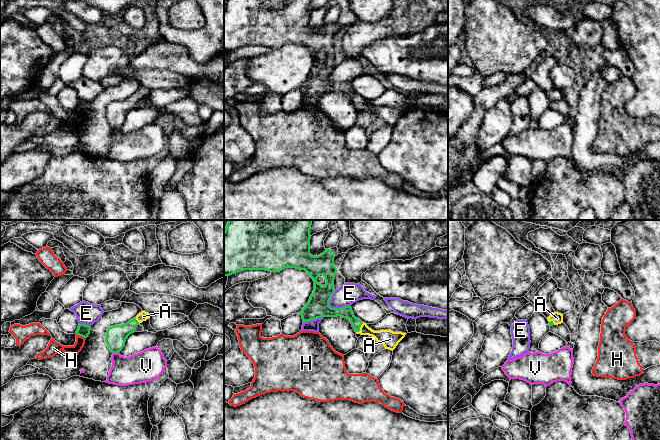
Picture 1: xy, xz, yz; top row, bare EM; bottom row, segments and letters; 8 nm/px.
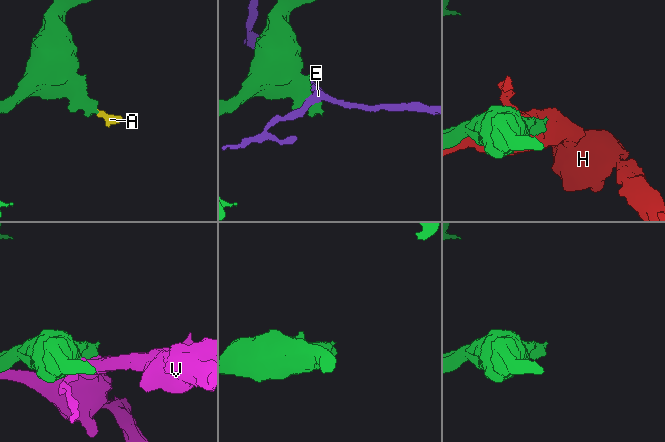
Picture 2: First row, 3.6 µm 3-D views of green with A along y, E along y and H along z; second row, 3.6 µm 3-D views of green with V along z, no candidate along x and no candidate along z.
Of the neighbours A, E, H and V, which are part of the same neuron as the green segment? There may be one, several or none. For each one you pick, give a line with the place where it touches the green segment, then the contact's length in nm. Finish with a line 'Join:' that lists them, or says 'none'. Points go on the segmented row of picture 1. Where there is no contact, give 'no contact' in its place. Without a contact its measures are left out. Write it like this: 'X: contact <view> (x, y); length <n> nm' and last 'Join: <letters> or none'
A: contact xz (359, 328); length 110 nm
Join: A

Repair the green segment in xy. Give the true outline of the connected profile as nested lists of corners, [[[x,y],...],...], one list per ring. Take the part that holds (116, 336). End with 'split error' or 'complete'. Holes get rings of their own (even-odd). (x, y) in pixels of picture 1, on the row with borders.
[[[142,311],[126,324],[111,326],[107,329],[105,342],[112,353],[119,353],[125,346],[128,336],[135,332],[137,326],[150,318],[148,312]]]; split error

